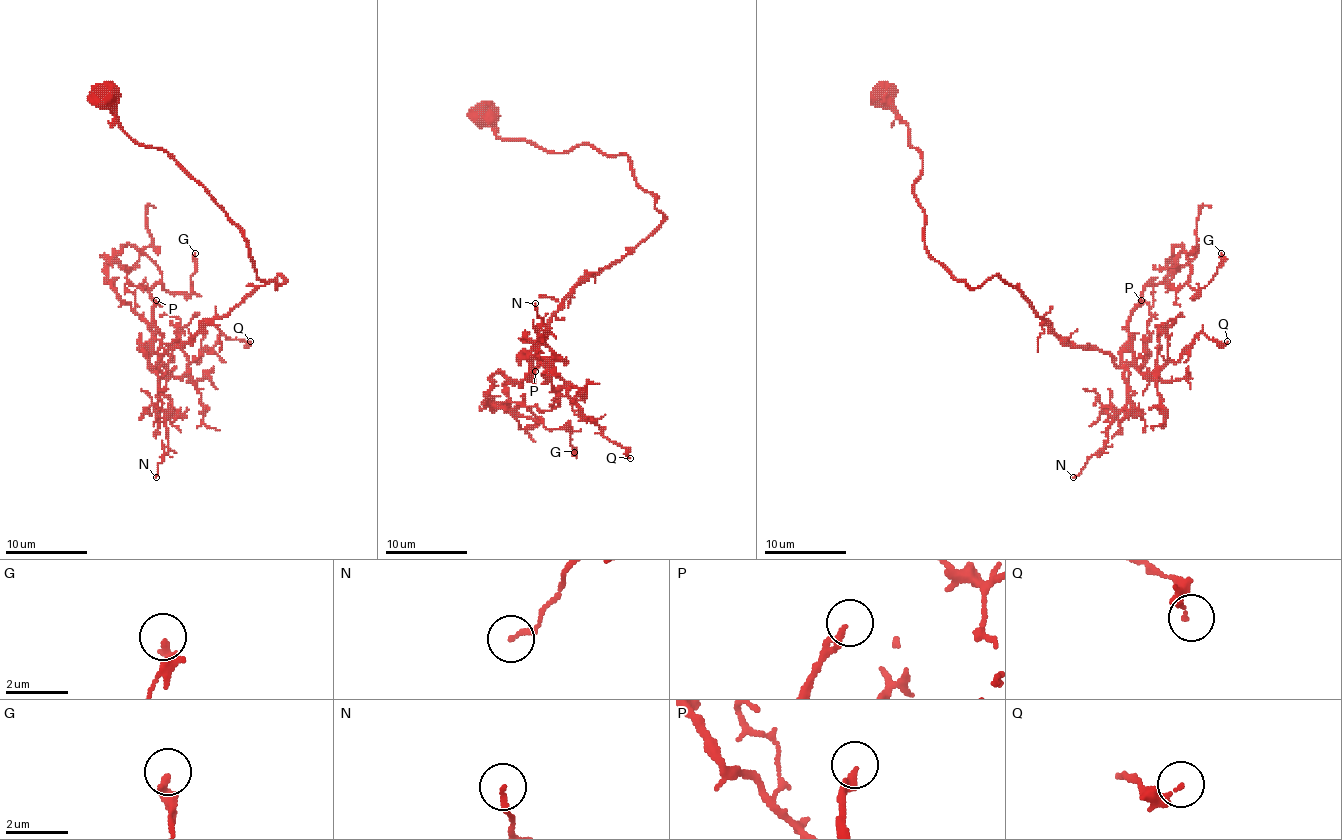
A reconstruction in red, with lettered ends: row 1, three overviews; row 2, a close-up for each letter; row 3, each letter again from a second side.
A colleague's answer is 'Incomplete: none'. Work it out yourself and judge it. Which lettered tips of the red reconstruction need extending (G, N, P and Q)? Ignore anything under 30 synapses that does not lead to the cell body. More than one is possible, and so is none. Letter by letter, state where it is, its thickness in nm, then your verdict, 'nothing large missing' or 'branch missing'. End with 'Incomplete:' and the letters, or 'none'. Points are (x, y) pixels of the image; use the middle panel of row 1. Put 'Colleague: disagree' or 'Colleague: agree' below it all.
G: place (574, 452); calibre 320 nm; nothing large missing
N: place (535, 303); calibre 160 nm; nothing large missing
P: place (535, 371); calibre 220 nm; nothing large missing
Q: place (630, 458); calibre 200 nm; nothing large missing
Incomplete: none
Colleague: agree

